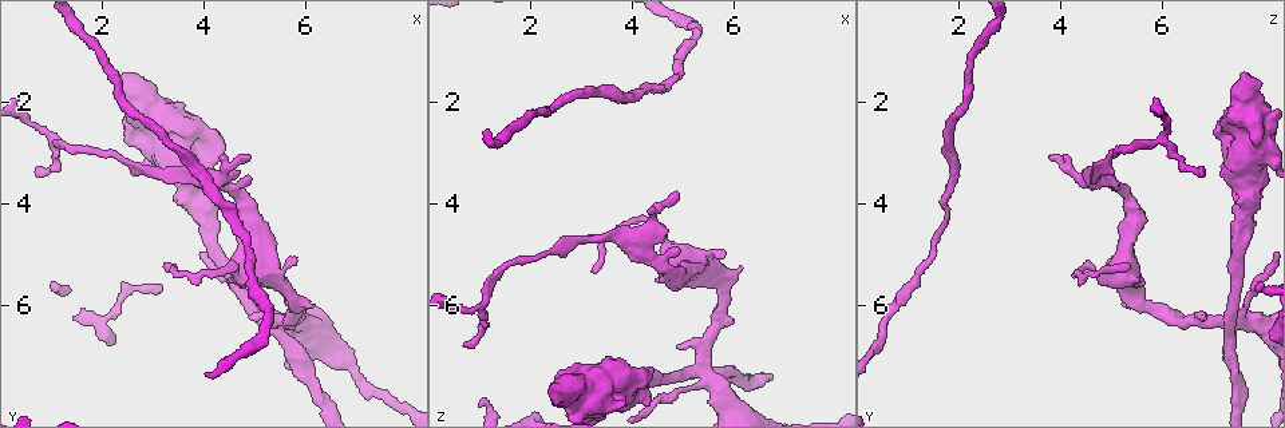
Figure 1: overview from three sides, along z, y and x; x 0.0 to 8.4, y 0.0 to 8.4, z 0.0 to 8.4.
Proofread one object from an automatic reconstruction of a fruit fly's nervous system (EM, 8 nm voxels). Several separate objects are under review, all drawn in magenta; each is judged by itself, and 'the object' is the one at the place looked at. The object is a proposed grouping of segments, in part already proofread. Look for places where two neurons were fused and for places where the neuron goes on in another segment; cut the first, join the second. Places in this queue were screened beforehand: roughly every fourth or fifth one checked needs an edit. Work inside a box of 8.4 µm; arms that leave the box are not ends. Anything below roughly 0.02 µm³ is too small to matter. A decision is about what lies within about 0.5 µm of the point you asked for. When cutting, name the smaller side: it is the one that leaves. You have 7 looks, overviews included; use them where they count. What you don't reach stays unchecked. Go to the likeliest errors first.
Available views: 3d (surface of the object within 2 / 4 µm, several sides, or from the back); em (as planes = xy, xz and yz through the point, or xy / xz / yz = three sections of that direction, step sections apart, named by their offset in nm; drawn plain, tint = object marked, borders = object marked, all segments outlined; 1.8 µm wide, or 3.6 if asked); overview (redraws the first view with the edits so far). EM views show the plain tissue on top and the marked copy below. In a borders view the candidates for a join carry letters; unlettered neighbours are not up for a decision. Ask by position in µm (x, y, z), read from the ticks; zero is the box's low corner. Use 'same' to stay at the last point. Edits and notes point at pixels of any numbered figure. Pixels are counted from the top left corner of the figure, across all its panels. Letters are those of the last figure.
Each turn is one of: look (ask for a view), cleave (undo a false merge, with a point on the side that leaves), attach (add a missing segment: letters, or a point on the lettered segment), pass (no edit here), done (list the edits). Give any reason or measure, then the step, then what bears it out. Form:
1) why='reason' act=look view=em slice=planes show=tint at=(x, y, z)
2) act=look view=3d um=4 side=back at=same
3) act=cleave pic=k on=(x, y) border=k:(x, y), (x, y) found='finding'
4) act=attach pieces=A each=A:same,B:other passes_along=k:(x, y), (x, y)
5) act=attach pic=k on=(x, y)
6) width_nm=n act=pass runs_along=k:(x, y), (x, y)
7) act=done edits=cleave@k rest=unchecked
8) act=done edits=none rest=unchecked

why='four arms meet' act=look view=em slice=xz step=4 show=tint at=(5.30, 6.30, 7.30)

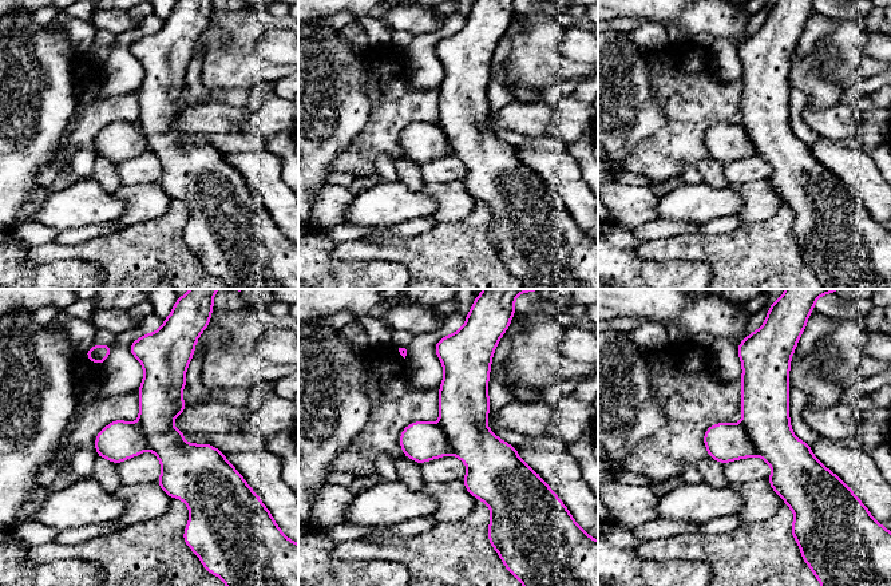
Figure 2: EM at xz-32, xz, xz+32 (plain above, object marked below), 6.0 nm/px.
act=look view=em slice=yz step=8 show=borders at=same

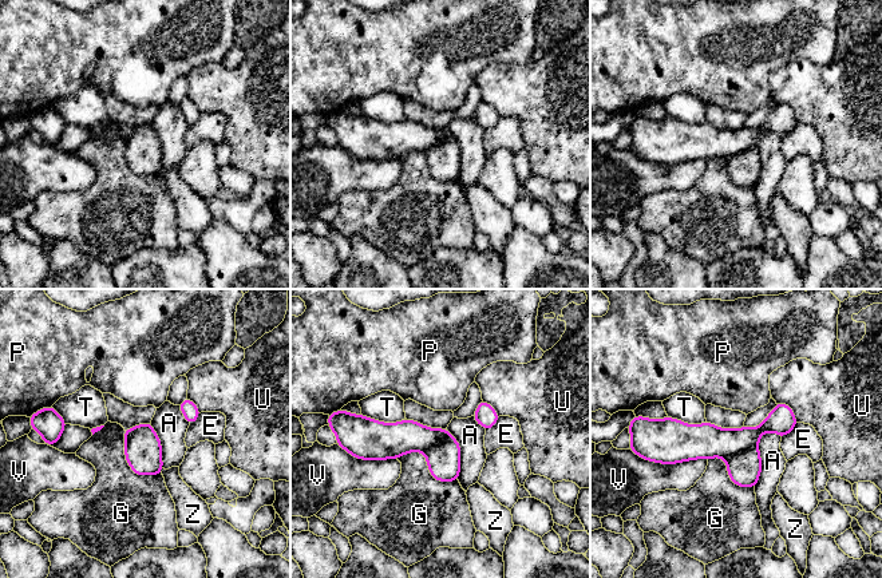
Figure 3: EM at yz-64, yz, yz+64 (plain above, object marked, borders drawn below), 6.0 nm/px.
width_nm=220 act=cleave pic=3 on=(706, 440) each=A:other,E:other,G:other,P:other,T:other,U:other,V:other,Z:other border=3:(756, 446), (738, 451), (726, 459) found='two neurons meet here'

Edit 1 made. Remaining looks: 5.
why='stops while still wide' act=look view=3d um=2 at=(4.35, 3.00, 7.20)

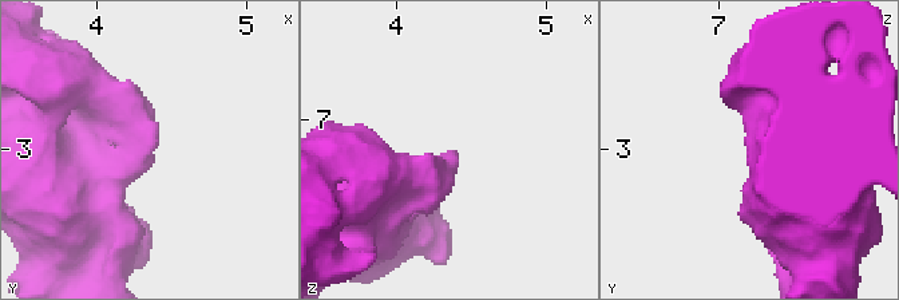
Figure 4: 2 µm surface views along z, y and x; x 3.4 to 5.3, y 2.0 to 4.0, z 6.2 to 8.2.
why='need the tissue' act=look view=em slice=xy step=16 show=borders at=(4.38, 2.94, 7.24)

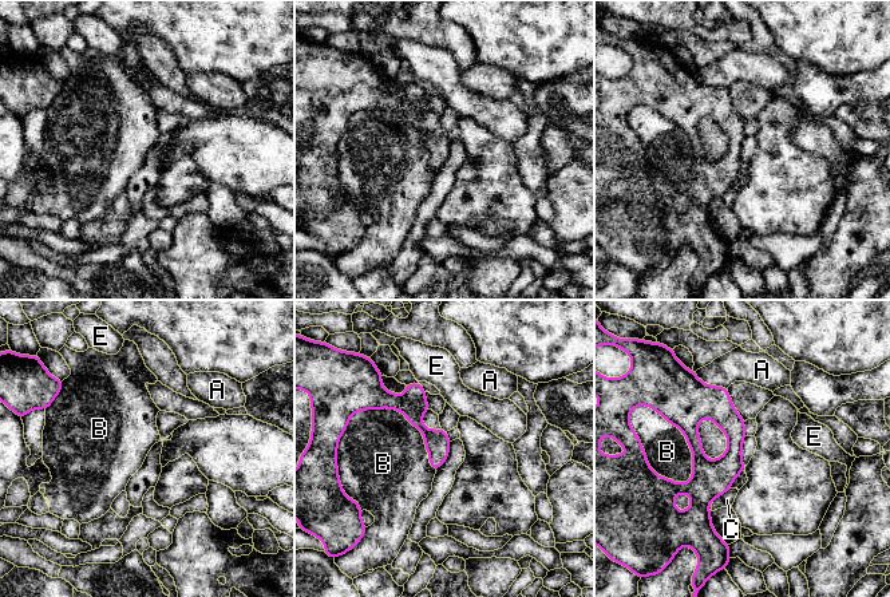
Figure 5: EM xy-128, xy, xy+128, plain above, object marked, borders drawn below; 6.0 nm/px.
act=pass each=A:other,B:other,C:other,E:other border=5:(362, 408), (399, 410), (435, 470) found='none of them fits'

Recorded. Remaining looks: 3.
act=done edits=cleave@3 rest=unchecked

